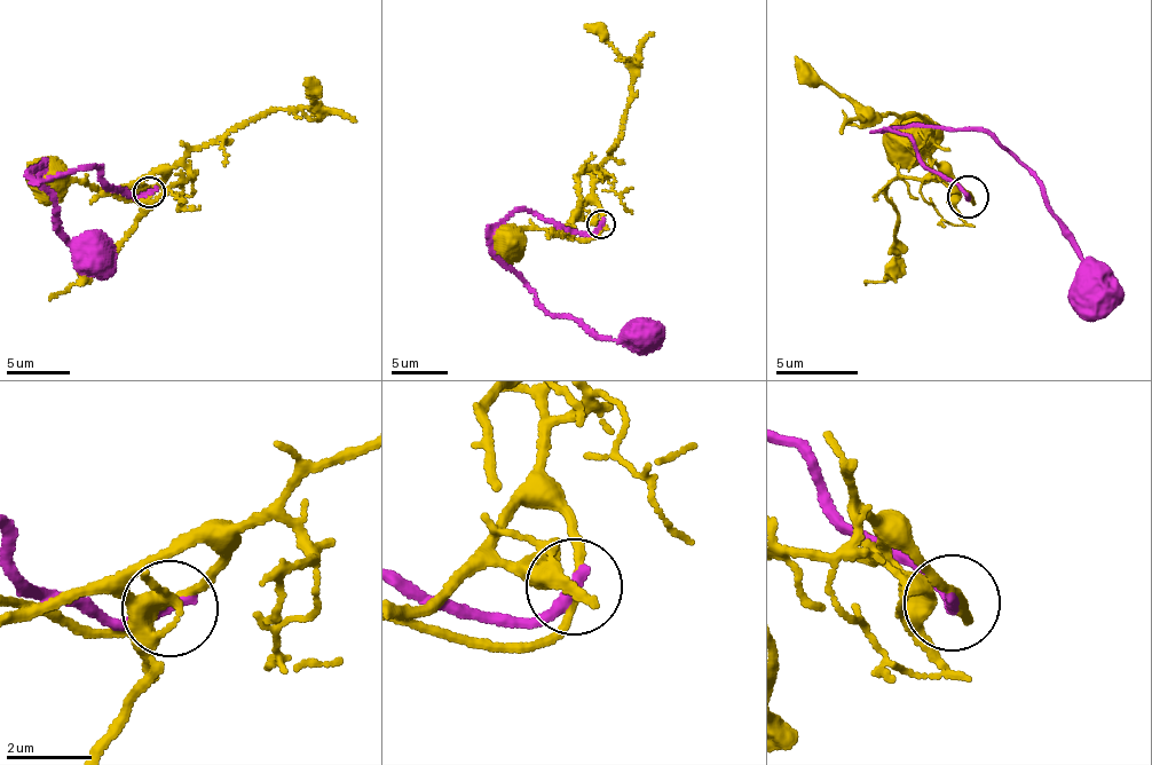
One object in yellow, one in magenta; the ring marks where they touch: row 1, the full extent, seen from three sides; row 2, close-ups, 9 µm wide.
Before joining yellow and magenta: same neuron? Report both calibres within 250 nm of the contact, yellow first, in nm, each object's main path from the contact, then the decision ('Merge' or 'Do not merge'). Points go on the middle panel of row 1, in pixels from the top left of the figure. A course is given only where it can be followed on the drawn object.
Thickness 190 nm (yellow) against 320 nm. Course of yellow: (600, 225), (602, 218), (591, 191), (593, 176), (615, 150), (631, 95), (629, 61), (585, 25). Course of magenta: (600, 225), (575, 233), (509, 212), (489, 250), (552, 314), (599, 336), (642, 333). Do not merge

